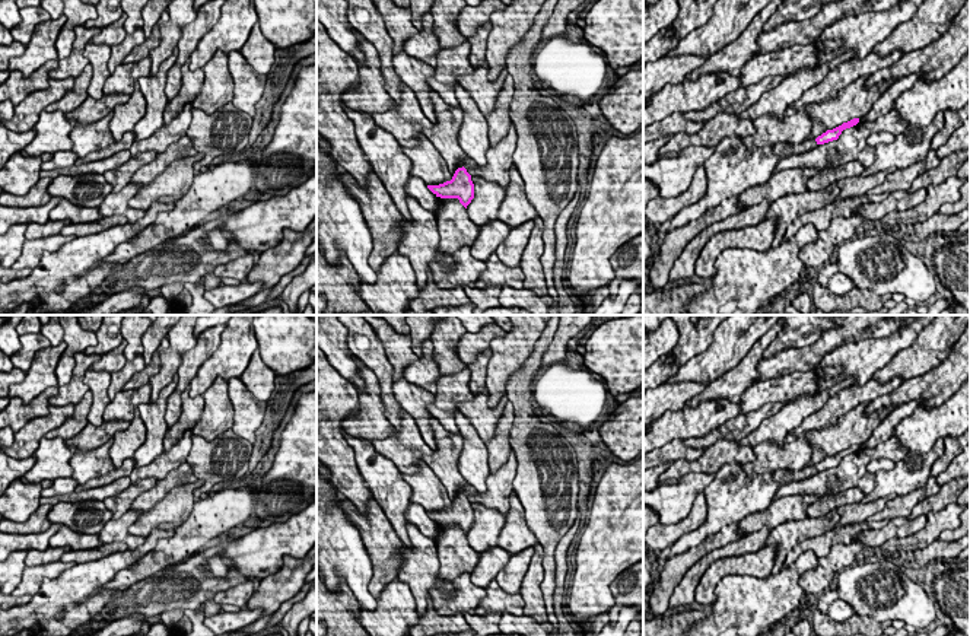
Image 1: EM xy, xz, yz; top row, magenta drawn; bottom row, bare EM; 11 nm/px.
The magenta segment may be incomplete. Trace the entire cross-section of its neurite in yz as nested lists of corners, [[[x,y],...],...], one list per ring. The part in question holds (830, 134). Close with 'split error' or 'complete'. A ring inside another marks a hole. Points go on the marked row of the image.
[[[853,118],[847,123],[843,123],[842,125],[833,128],[833,130],[827,130],[826,133],[818,136],[817,139],[805,140],[799,144],[777,143],[773,146],[773,153],[777,155],[780,159],[783,159],[783,158],[788,158],[792,155],[810,152],[814,147],[817,147],[818,144],[824,144],[824,143],[837,140],[843,130],[856,125],[858,123],[859,123],[859,118]]]; split error

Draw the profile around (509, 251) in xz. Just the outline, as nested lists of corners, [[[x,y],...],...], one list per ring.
[[[534,220],[511,228],[508,238],[497,247],[499,260],[508,267],[521,267],[521,257],[528,244]]]

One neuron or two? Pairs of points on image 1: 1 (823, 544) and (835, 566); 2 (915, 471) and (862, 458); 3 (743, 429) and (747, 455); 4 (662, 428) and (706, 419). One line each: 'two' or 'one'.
1: two
2: two
3: two
4: one

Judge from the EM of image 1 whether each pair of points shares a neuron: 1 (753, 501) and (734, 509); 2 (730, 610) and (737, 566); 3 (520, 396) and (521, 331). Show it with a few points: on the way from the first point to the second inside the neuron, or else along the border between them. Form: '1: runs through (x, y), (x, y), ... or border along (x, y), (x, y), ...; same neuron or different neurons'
1: runs through (749, 501), (743, 501), (738, 505); same neuron
2: border along (769, 574), (725, 575), (715, 588), (714, 601); different neurons
3: border along (538, 337), (533, 353), (509, 378), (505, 394); different neurons

